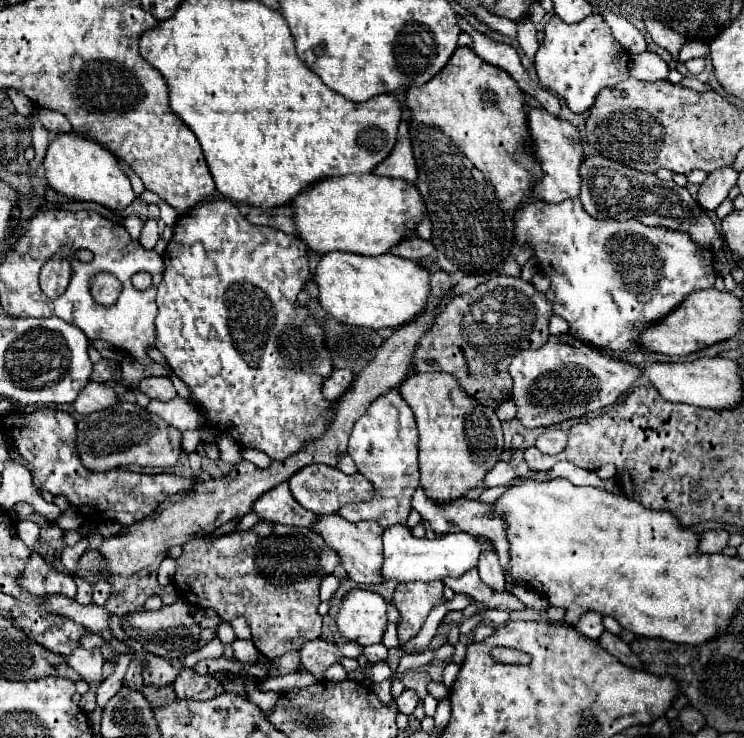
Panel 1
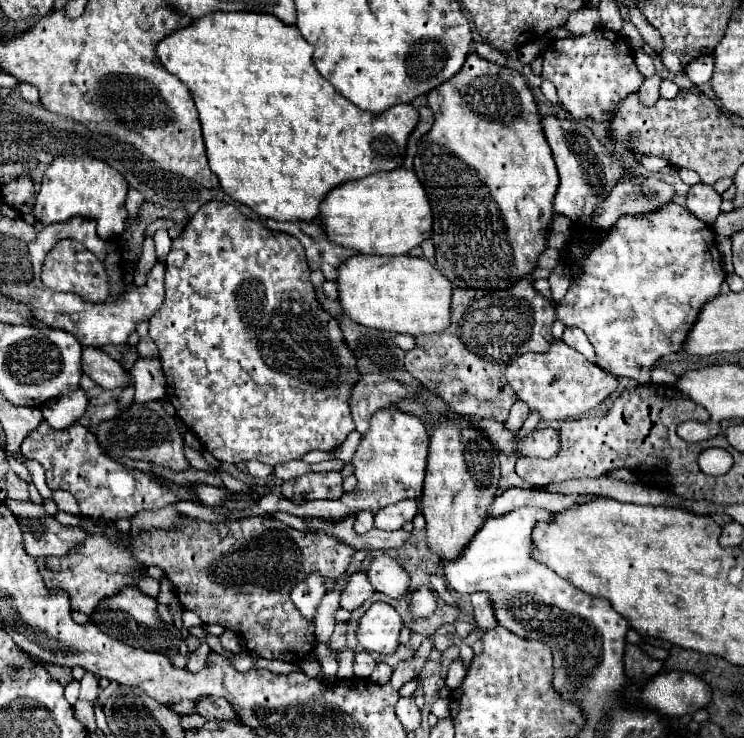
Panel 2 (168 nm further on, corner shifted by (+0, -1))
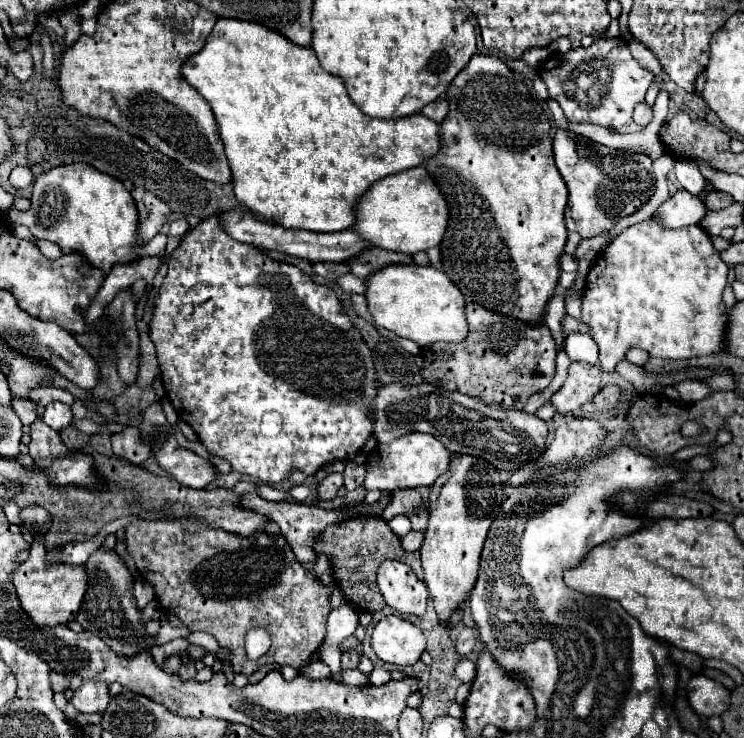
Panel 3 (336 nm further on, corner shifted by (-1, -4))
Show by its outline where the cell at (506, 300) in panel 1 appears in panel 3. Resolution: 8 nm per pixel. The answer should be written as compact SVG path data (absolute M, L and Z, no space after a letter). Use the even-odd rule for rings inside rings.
M467 303L469 337L461 343L435 343L423 349L423 379L459 391L481 401L497 401L511 409L523 409L533 393L545 389L555 375L555 341L545 325L525 325L511 317L501 317L481 305Z

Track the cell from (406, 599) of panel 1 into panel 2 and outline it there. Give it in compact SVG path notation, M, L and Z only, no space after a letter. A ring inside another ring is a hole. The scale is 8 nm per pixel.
M420 586L410 592L410 612L412 616L430 616L436 610L436 592L430 586Z

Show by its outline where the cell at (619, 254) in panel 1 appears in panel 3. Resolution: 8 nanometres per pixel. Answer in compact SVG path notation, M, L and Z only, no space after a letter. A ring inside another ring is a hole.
M645 219L625 229L605 253L601 253L587 275L583 293L583 323L591 327L591 337L599 345L603 371L615 371L617 361L625 359L629 347L641 347L651 357L689 359L711 355L725 349L727 309L721 293L727 285L727 263L721 261L711 237L699 225L685 229L661 229L657 221Z

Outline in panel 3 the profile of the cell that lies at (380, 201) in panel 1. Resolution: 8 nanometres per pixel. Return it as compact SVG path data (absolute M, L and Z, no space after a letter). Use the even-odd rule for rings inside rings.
M423 165L377 181L371 191L359 201L355 213L357 219L353 229L359 231L367 241L381 249L401 251L407 255L439 245L449 223L447 199L433 183Z

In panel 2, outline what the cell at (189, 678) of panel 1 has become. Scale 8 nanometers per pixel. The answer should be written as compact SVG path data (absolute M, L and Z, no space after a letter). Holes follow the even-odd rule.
M198 698L196 700L196 710L200 716L208 720L216 718L236 718L236 712L228 704L226 698Z

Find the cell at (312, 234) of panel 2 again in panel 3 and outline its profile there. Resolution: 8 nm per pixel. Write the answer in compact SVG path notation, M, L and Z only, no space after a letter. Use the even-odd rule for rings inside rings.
M373 247L371 251L367 251L367 253L359 255L359 257L353 257L347 263L349 263L353 275L357 275L361 279L367 279L369 275L373 275L375 271L379 271L379 269L383 269L387 265L413 263L413 257L403 255L403 253L395 253L395 251L385 251L385 249Z

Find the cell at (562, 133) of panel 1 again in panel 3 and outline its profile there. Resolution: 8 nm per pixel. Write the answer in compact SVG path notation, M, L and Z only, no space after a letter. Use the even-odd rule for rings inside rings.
M557 129L553 139L555 163L569 187L569 201L565 209L565 225L577 231L583 239L593 239L609 231L621 217L639 211L655 193L655 175L651 159L643 153L627 149L611 149L595 143L583 135Z

